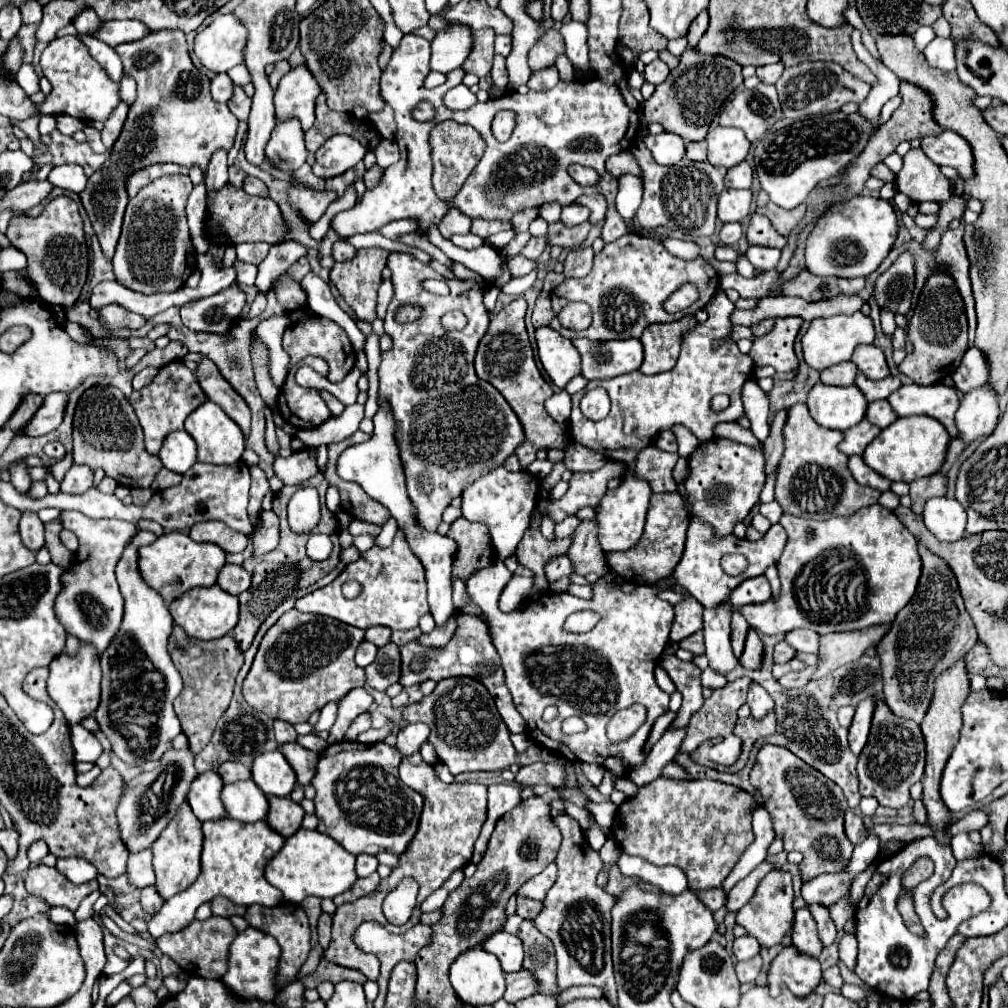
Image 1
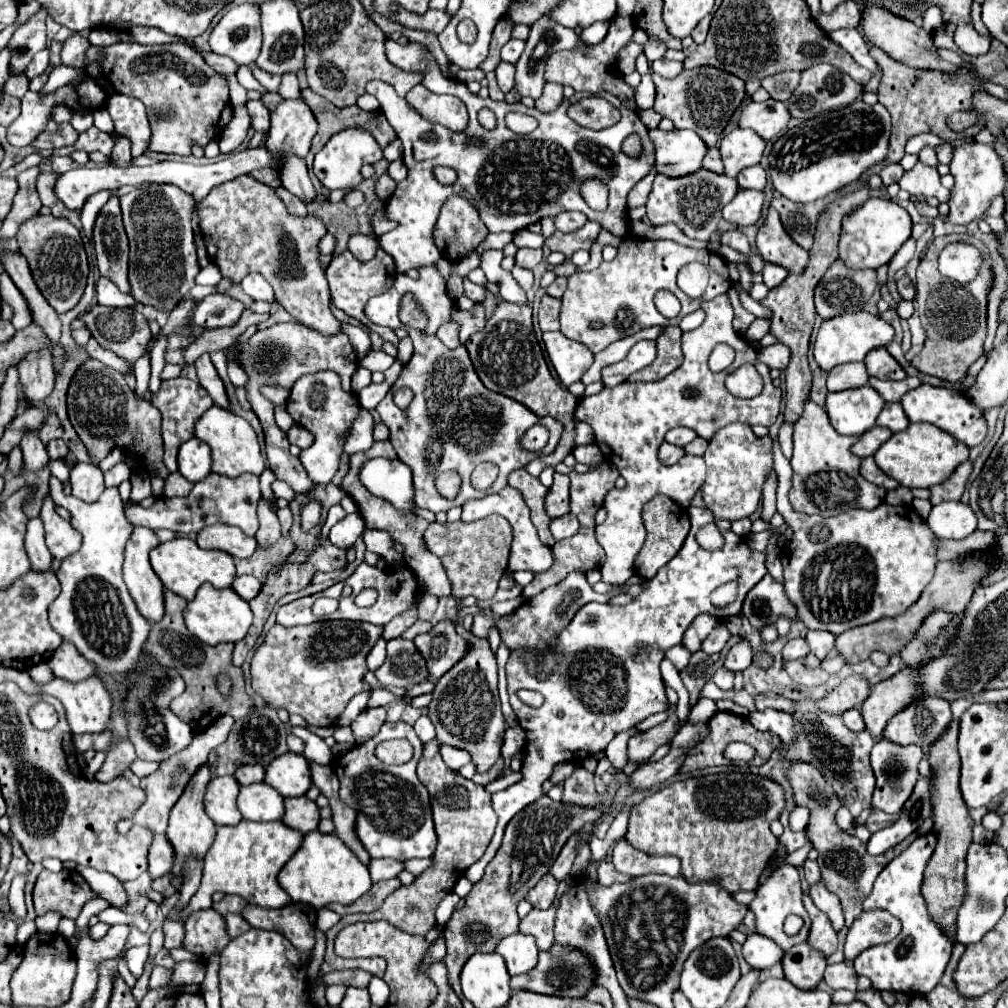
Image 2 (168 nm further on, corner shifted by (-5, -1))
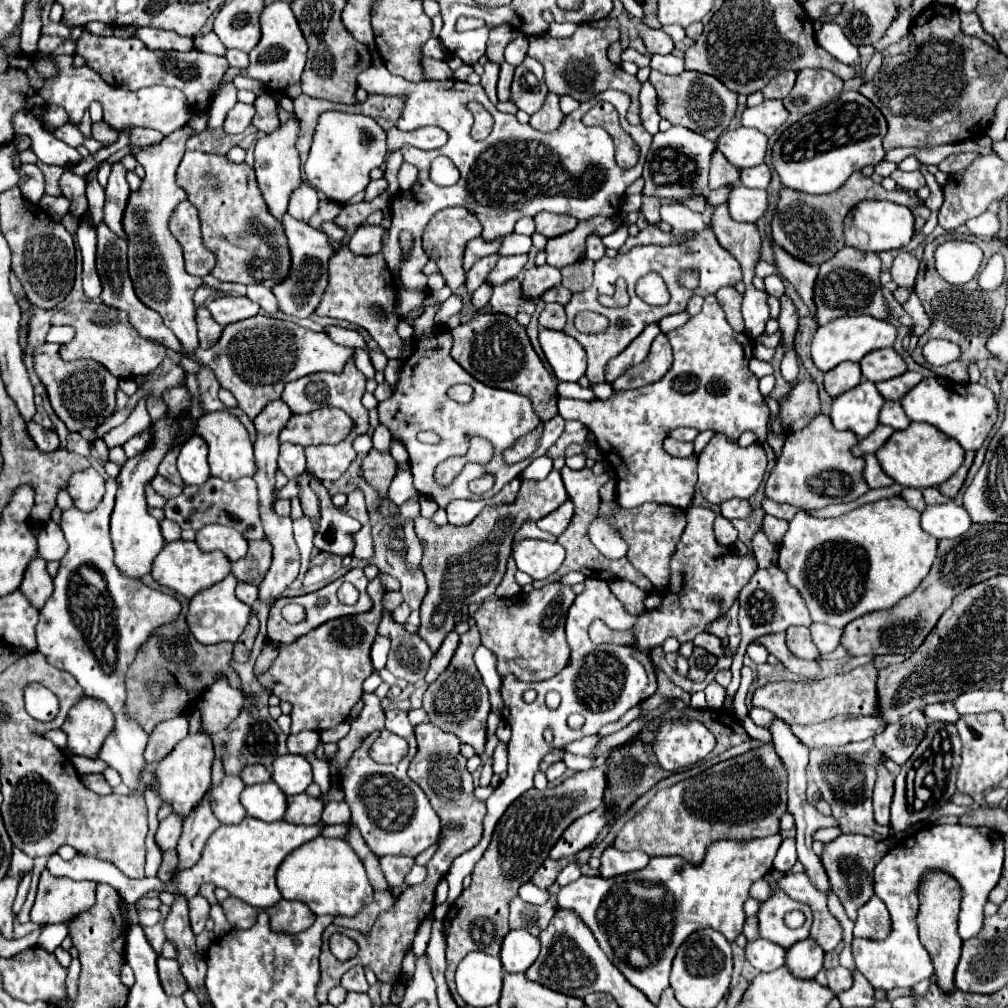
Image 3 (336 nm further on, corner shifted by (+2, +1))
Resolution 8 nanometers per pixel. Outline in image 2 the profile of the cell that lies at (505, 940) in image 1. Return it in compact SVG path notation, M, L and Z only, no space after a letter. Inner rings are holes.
M514 933L510 937L504 937L498 943L496 953L500 953L504 957L504 961L508 965L508 973L512 977L530 971L538 963L538 947L536 947L536 939L532 939L532 935Z

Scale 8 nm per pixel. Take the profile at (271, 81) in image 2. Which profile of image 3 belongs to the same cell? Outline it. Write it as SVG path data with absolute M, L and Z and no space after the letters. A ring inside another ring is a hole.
M229 49L227 51L227 61L229 61L229 65L231 67L243 67L243 69L247 69L247 65L249 65L249 55L247 53L241 53L241 51L237 51L237 49Z

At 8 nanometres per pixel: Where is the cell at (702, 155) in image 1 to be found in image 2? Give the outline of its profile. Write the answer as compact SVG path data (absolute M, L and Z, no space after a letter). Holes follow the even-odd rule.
M710 147L708 149L708 155L704 157L704 169L708 171L714 171L714 173L724 173L724 165L722 165L722 159L720 159L720 153L718 153L718 147Z

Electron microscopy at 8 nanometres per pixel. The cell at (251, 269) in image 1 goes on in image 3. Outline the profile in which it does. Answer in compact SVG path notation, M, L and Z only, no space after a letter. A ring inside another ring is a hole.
M249 285L249 287L247 287L247 297L249 297L251 301L259 303L259 307L261 307L265 313L269 313L269 315L277 311L277 299L275 299L275 295L273 295L267 287L263 287L263 285Z

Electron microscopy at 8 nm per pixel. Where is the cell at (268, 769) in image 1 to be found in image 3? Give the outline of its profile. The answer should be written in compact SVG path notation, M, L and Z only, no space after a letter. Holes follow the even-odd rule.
M281 755L271 765L271 781L277 783L285 795L303 793L313 781L311 765L301 755Z

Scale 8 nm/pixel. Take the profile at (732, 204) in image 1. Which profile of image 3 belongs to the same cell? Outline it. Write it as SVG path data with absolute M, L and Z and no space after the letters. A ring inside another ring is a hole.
M735 185L731 189L727 207L729 207L729 215L735 221L753 223L767 209L767 191L749 189L749 187L743 187L743 185Z

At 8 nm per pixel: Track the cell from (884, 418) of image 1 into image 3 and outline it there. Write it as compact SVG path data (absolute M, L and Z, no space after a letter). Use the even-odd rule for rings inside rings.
M885 401L883 409L879 413L879 423L889 425L893 429L907 429L911 421L905 417L905 411L901 409L899 401Z

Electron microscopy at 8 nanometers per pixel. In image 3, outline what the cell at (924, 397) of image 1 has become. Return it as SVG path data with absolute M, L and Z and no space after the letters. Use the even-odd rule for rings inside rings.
M929 377L923 379L919 385L915 385L903 399L901 399L903 411L911 421L923 421L929 425L935 425L939 431L955 439L965 451L977 451L983 441L987 439L995 419L997 419L997 403L993 399L993 393L979 385L957 385L955 381L949 381L945 377Z

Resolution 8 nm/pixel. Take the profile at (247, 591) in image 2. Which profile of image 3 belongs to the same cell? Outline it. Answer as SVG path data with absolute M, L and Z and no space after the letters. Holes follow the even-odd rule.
M239 581L237 583L237 597L243 601L243 603L247 603L247 605L253 605L253 601L257 599L257 587L255 585L251 585L251 583L243 583L243 581Z

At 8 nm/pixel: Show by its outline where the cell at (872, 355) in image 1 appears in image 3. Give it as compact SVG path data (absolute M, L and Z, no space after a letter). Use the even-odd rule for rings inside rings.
M875 349L873 353L867 353L861 359L861 371L865 379L877 383L899 377L907 371L907 365L893 349Z

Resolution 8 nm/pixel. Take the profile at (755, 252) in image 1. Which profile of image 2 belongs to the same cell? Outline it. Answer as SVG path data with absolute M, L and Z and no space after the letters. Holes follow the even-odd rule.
M766 263L764 271L762 271L762 277L764 277L764 283L768 289L774 289L778 287L786 277L788 277L788 271L778 267L778 265L772 265L772 263Z

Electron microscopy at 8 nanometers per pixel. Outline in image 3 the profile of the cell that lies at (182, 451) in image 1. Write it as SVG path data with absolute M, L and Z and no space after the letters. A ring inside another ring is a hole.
M191 435L179 453L177 469L185 485L203 485L209 479L207 445L199 435Z

